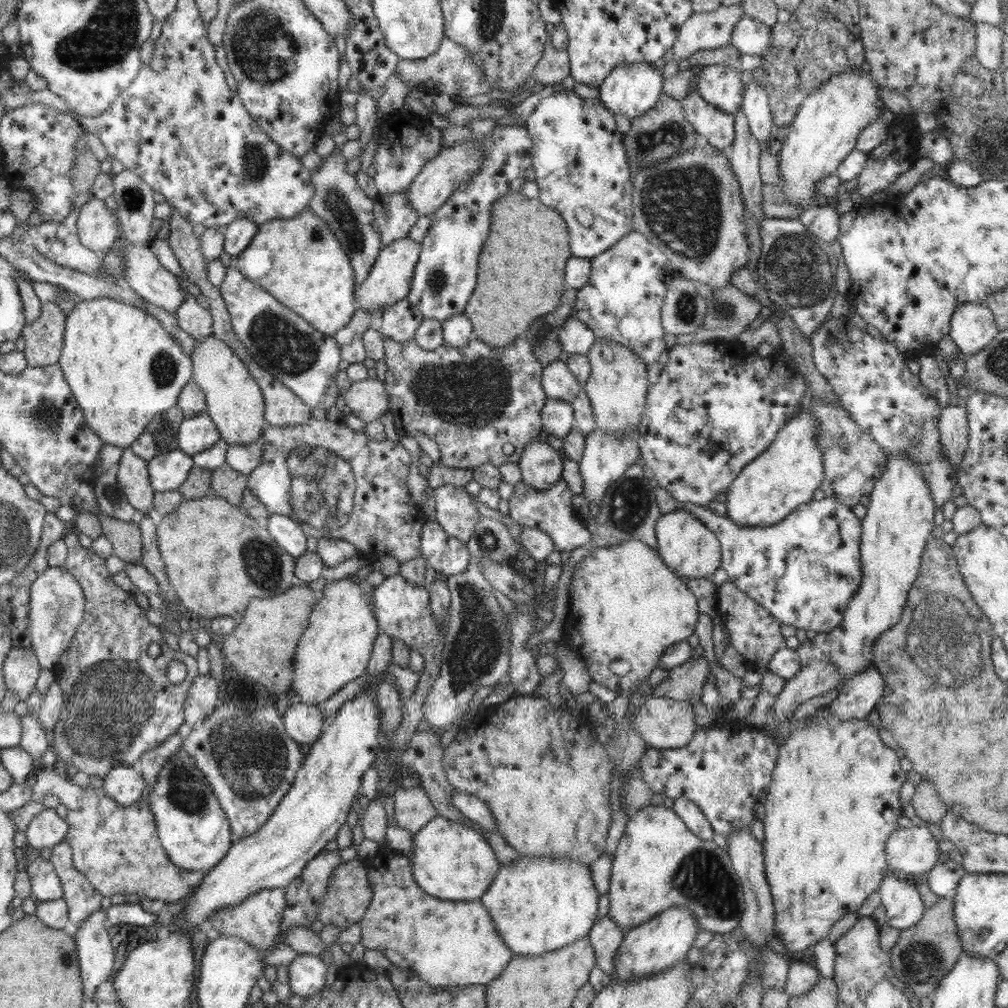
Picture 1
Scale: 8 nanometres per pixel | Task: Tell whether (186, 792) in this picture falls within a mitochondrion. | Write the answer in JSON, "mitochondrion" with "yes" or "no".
{"mitochondrion":"yes"}

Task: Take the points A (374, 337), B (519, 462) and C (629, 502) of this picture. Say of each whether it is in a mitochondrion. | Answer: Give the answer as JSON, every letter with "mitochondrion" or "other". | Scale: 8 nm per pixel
{"A":"other","B":"other","C":"mitochondrion"}

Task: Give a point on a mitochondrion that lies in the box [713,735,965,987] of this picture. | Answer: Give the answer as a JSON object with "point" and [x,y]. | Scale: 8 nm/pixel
{"point":[923,951]}

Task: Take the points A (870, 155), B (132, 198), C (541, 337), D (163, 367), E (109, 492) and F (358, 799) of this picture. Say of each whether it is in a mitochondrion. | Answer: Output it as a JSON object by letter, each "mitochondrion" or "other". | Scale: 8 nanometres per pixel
{"A":"other","B":"mitochondrion","C":"mitochondrion","D":"mitochondrion","E":"mitochondrion","F":"other"}

